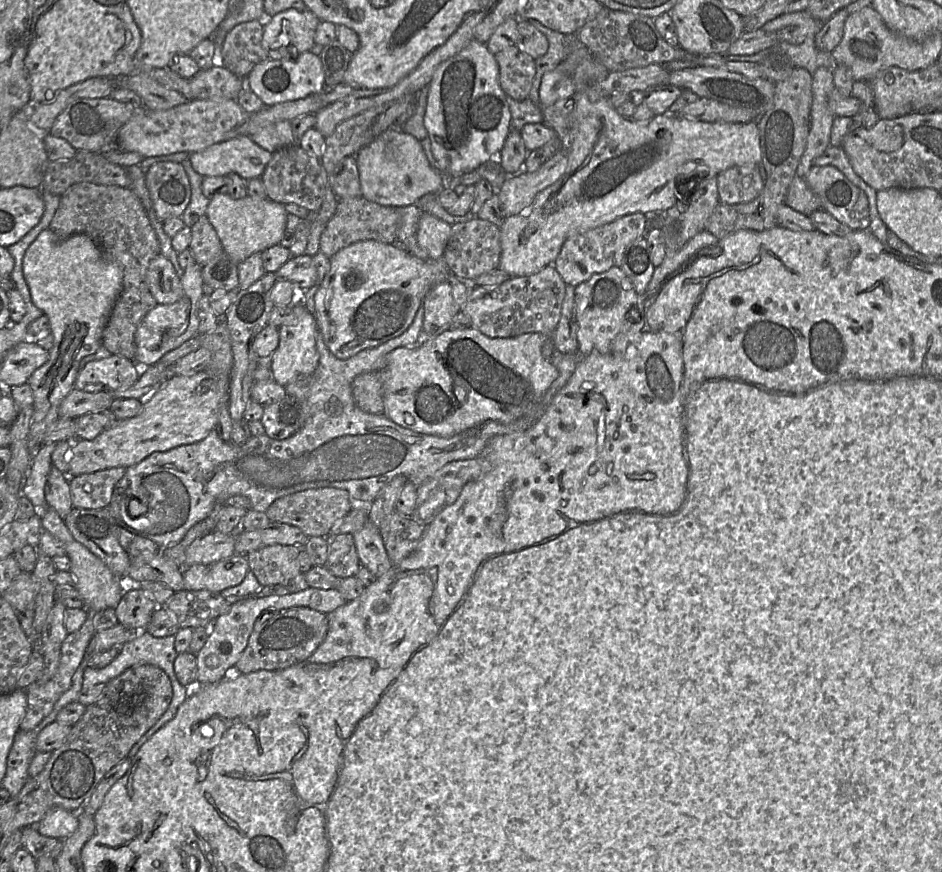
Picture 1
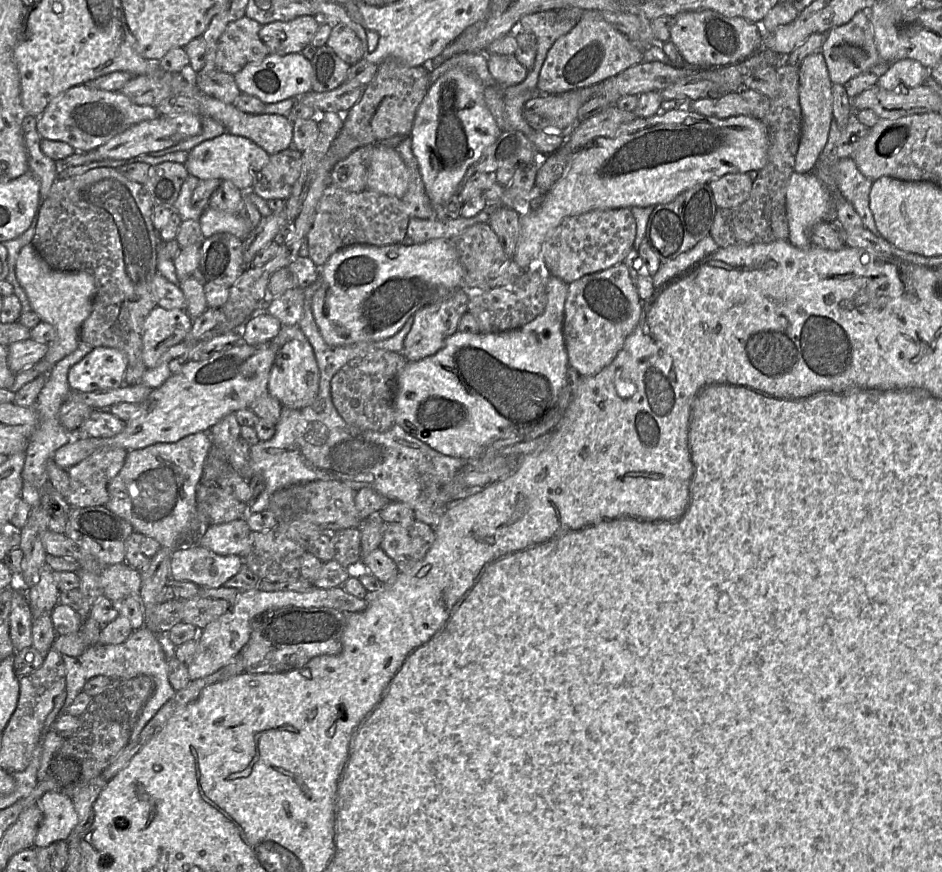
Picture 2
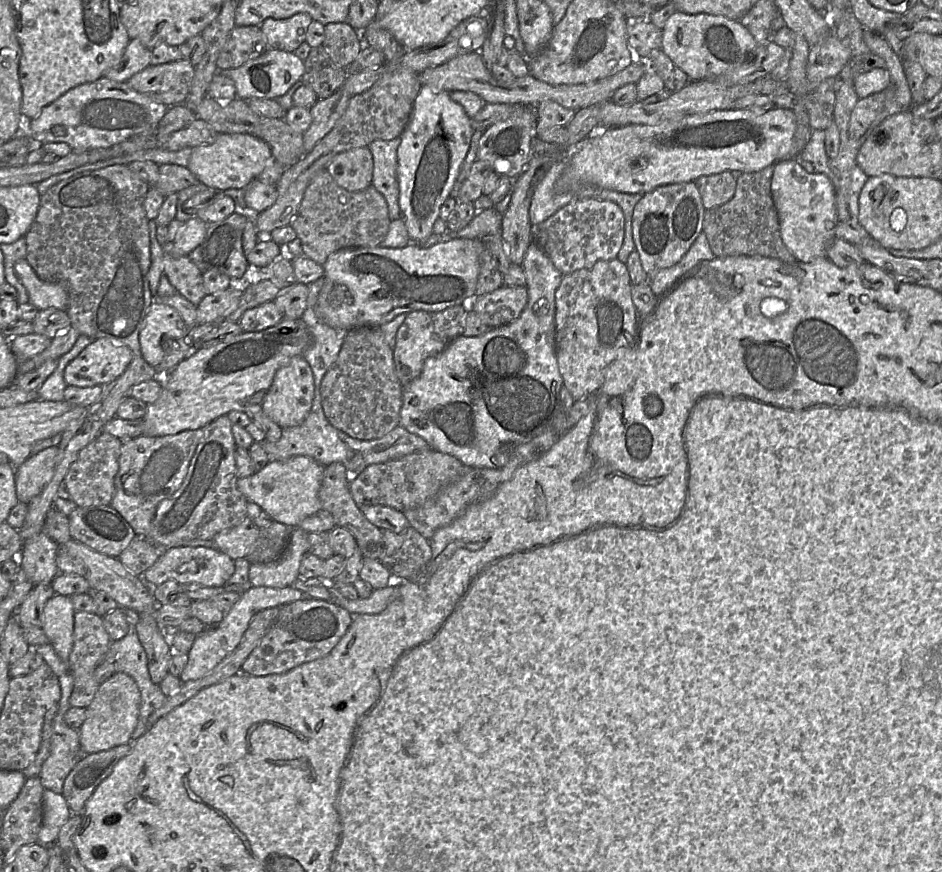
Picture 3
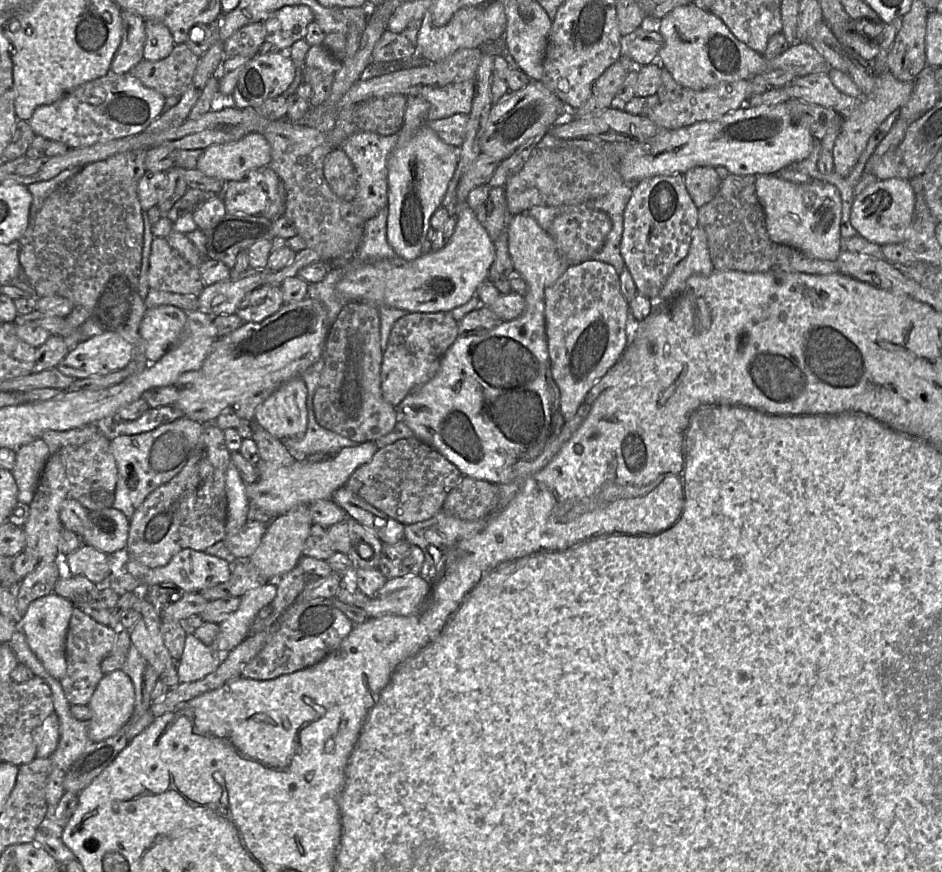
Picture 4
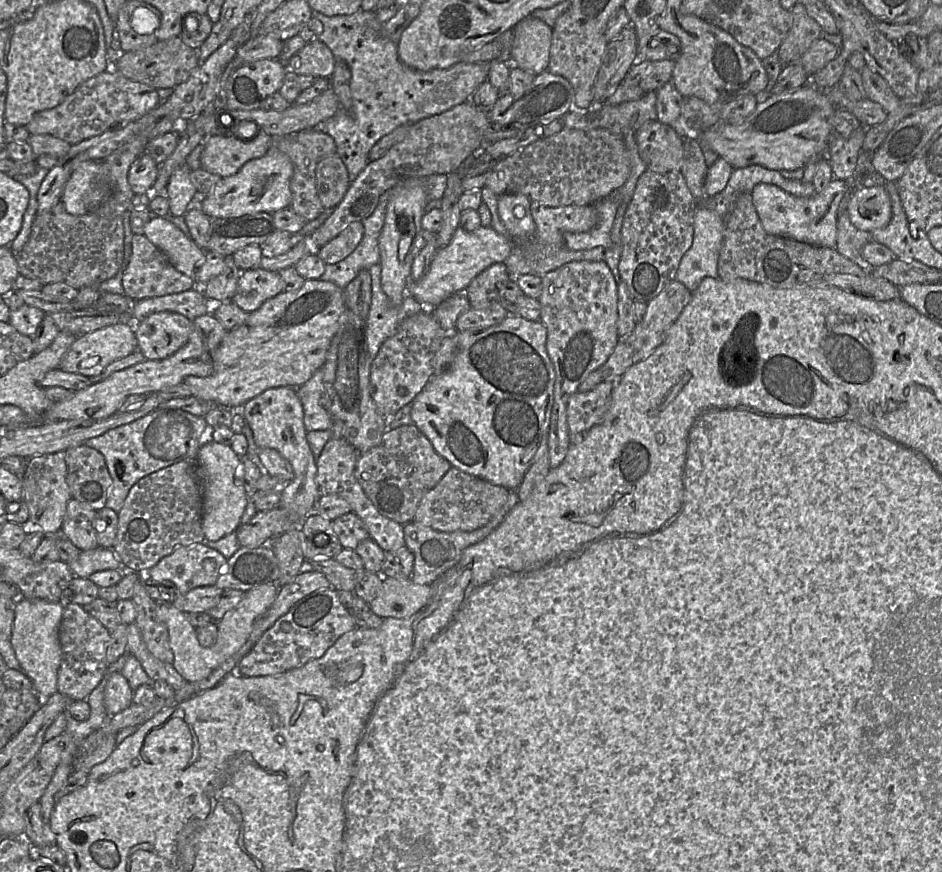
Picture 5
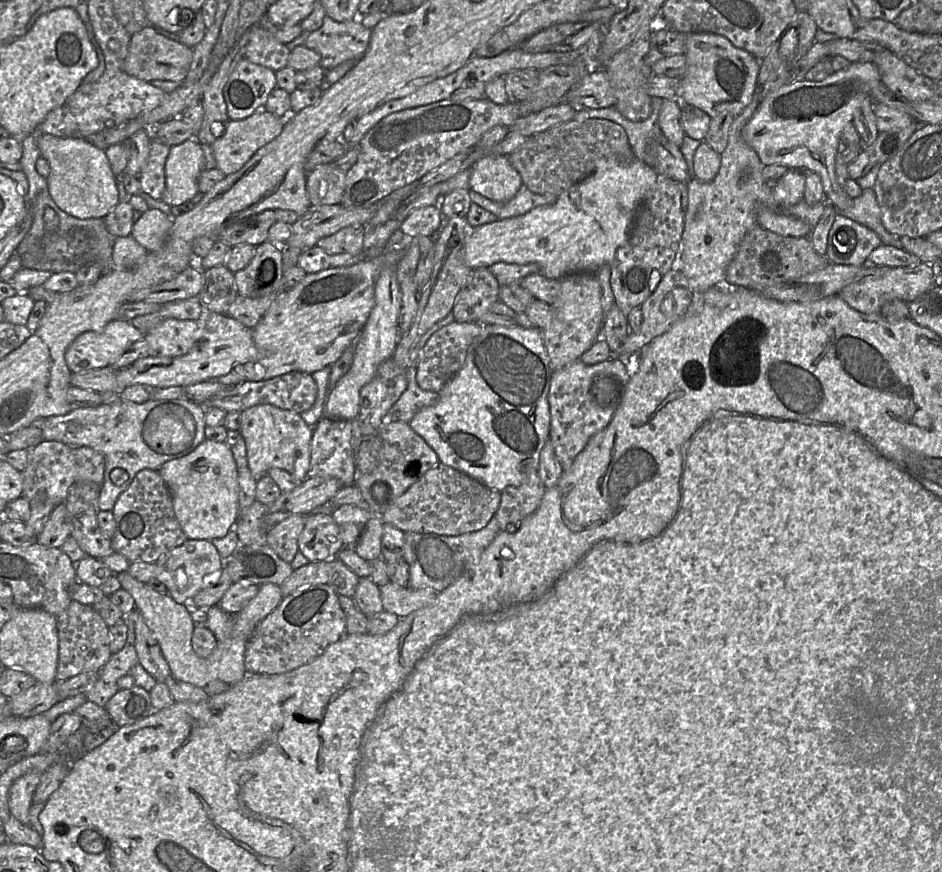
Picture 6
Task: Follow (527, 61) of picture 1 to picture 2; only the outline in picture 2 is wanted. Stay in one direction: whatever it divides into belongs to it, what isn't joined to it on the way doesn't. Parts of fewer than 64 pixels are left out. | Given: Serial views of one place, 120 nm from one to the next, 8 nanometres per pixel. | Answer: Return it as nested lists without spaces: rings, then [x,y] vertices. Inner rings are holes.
[[[487,54],[488,70],[496,84],[513,86],[522,83],[529,70],[518,62],[515,55]]]

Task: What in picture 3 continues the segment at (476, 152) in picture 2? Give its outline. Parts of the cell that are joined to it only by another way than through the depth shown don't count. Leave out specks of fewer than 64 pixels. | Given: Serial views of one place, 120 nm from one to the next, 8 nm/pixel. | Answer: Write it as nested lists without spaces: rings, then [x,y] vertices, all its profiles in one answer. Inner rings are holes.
[[[422,86],[397,149],[398,201],[410,242],[425,243],[432,234],[440,208],[450,197],[474,133],[471,117],[451,99],[449,92]]]

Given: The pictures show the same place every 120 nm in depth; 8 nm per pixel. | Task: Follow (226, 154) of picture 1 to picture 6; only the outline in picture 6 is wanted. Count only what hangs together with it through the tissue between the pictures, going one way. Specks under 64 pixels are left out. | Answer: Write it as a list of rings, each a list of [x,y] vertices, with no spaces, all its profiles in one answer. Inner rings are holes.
[[[266,108],[256,111],[244,120],[230,120],[225,133],[212,144],[217,168],[226,175],[237,172],[260,148],[279,136],[284,125],[283,119],[275,116]]]

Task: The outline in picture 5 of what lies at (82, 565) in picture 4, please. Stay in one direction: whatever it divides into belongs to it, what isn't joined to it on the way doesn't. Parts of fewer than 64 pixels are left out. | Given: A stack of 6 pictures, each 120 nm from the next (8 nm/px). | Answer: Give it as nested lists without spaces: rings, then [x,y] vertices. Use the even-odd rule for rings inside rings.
[[[97,547],[80,551],[77,558],[68,563],[74,576],[89,578],[102,570],[121,570],[122,562],[113,549]]]

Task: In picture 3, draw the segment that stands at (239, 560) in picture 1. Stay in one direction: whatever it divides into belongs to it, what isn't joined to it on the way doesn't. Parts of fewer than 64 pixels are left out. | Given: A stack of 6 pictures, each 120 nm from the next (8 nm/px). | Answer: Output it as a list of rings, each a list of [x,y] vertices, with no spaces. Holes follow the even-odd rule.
[[[183,546],[163,551],[155,564],[138,577],[141,577],[148,586],[153,587],[169,580],[174,580],[180,585],[200,584],[219,587],[226,585],[234,572],[234,560],[216,548]]]

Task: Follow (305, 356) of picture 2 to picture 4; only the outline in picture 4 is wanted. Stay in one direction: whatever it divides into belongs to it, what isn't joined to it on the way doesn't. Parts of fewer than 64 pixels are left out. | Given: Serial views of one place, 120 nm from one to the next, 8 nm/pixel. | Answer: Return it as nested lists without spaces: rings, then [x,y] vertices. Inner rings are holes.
[[[301,376],[277,388],[255,410],[254,420],[282,441],[301,437],[307,430],[307,387]]]

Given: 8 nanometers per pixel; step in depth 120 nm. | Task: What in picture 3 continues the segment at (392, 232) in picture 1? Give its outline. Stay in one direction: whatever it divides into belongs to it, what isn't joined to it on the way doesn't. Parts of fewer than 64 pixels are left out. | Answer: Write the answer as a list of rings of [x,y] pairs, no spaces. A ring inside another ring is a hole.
[[[324,169],[306,188],[291,225],[302,243],[305,256],[323,265],[336,251],[379,246],[387,235],[391,221],[384,196],[372,185],[365,190],[351,192],[340,187]]]

